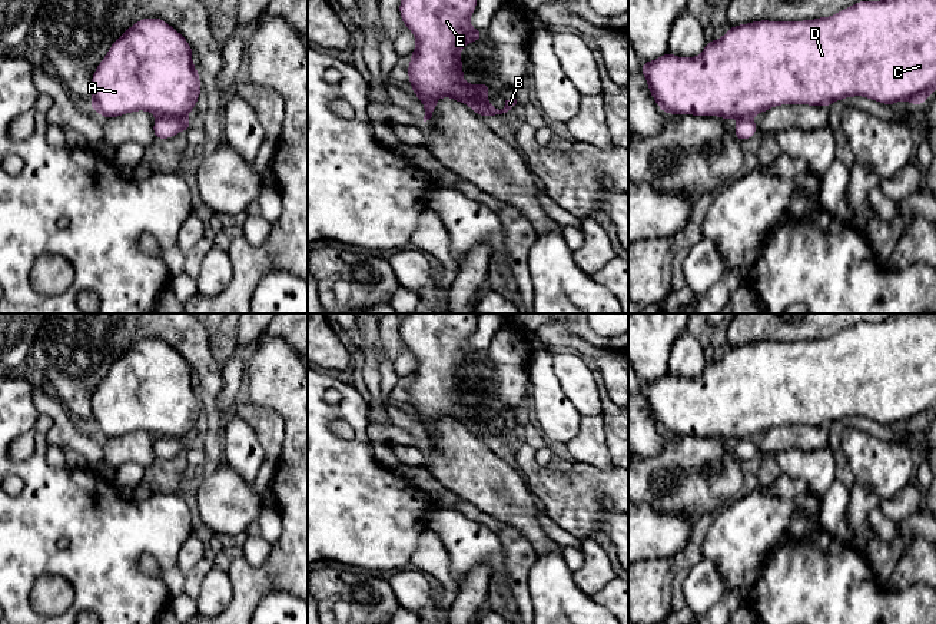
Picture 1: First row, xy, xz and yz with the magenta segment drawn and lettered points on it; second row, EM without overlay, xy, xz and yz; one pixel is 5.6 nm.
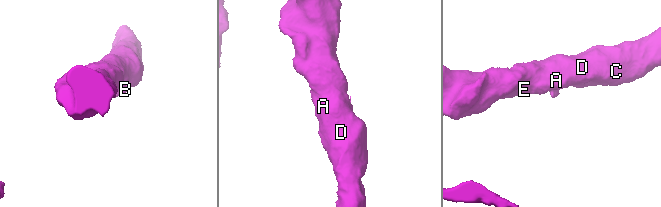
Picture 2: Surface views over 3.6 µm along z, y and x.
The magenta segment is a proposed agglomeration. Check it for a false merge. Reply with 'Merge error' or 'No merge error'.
Merge error

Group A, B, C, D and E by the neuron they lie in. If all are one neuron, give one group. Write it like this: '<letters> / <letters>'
A C D E / B

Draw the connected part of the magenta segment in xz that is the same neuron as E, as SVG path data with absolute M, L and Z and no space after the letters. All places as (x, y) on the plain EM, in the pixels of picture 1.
M479 313L398 315L402 316L401 339L416 359L406 392L412 414L425 426L424 442L432 438L441 418L452 418L474 432L495 431L487 421L491 408L484 404L468 405L462 399L459 374L484 355L469 343Z

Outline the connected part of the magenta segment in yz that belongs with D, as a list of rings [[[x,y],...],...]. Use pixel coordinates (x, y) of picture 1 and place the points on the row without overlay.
[[[893,313],[882,322],[859,322],[830,338],[801,342],[760,341],[731,346],[721,359],[707,362],[696,378],[670,374],[644,382],[641,394],[658,428],[668,435],[718,437],[744,441],[781,425],[829,428],[844,418],[869,418],[892,426],[900,421],[915,426],[936,411],[936,315]]]

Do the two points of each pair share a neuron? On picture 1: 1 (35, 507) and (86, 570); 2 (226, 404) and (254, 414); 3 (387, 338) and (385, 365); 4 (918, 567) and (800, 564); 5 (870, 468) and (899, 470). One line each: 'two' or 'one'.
1: one
2: two
3: two
4: two
5: one

